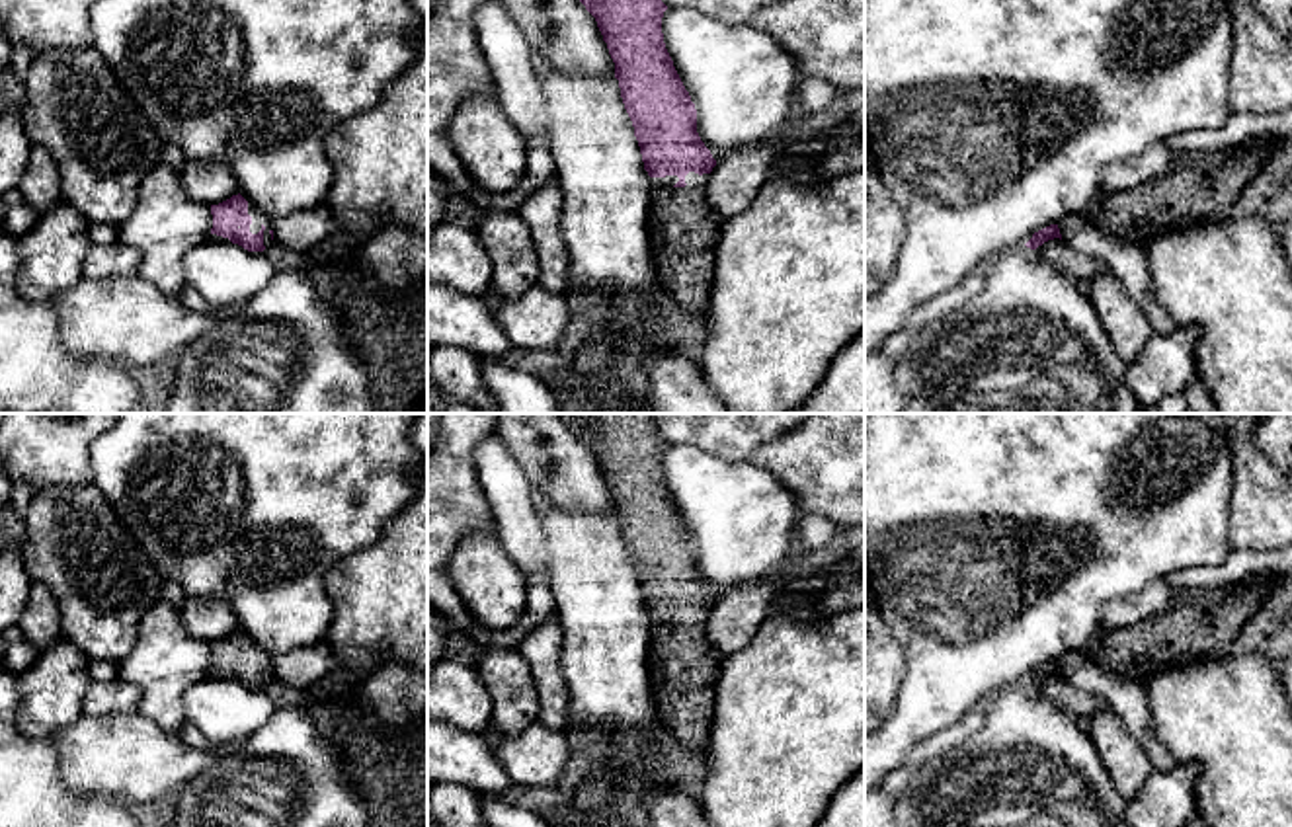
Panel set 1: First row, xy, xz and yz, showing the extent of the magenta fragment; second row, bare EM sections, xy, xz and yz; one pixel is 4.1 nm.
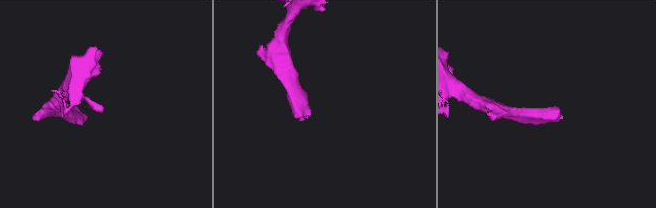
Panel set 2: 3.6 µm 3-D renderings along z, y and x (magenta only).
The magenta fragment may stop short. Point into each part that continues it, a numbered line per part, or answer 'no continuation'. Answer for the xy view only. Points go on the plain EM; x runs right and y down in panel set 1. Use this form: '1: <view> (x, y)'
1: xy (258, 654)

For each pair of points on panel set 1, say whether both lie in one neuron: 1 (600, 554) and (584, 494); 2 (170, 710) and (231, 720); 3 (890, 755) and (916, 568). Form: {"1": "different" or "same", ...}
{"1": "different", "2": "different", "3": "same"}

